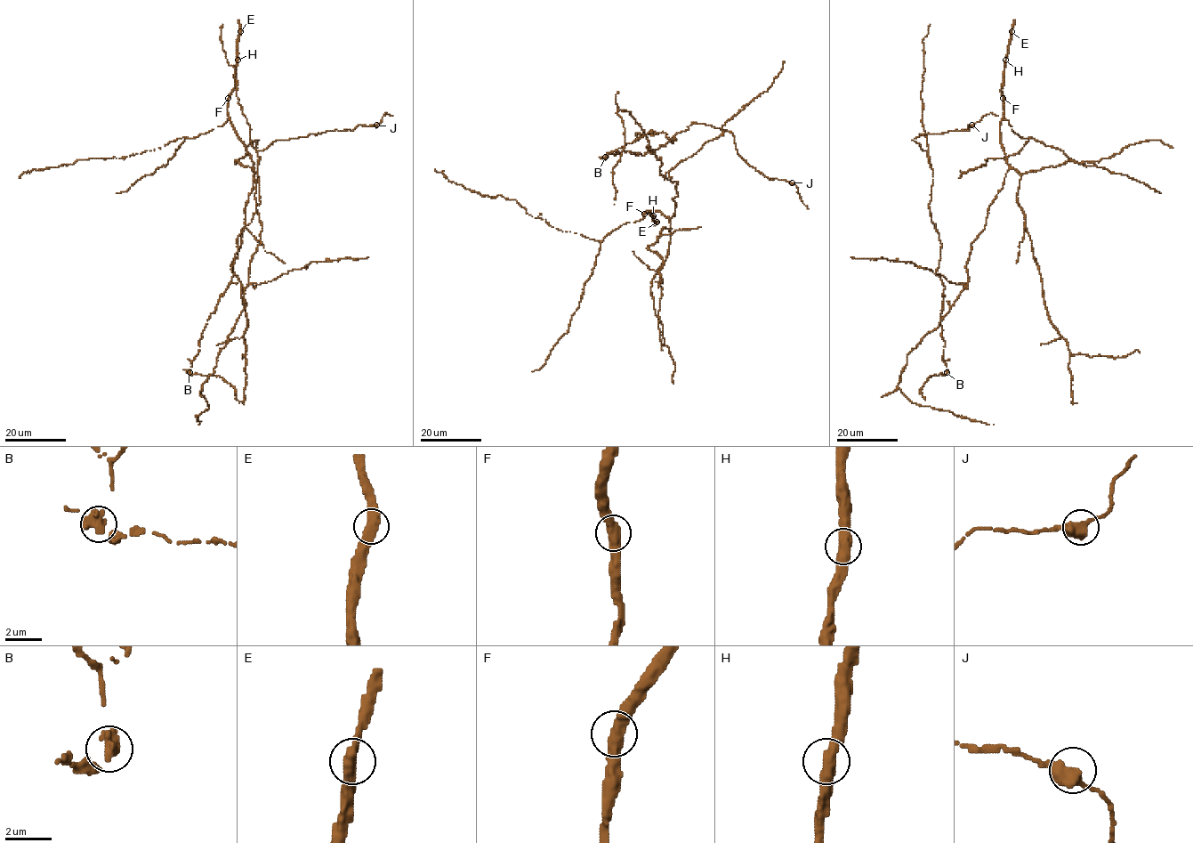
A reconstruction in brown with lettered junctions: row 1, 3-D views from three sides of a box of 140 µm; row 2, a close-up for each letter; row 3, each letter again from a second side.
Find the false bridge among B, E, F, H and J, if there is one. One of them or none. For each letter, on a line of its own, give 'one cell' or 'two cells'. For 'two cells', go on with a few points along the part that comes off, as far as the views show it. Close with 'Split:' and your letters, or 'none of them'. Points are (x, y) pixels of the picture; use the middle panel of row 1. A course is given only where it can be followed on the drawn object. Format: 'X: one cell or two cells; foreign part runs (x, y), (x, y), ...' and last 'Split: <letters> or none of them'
B: two cells; foreign part runs (605, 158), (609, 152), (651, 132), (653, 136)
E: one cell
F: one cell
H: one cell
J: one cell
Split: B

